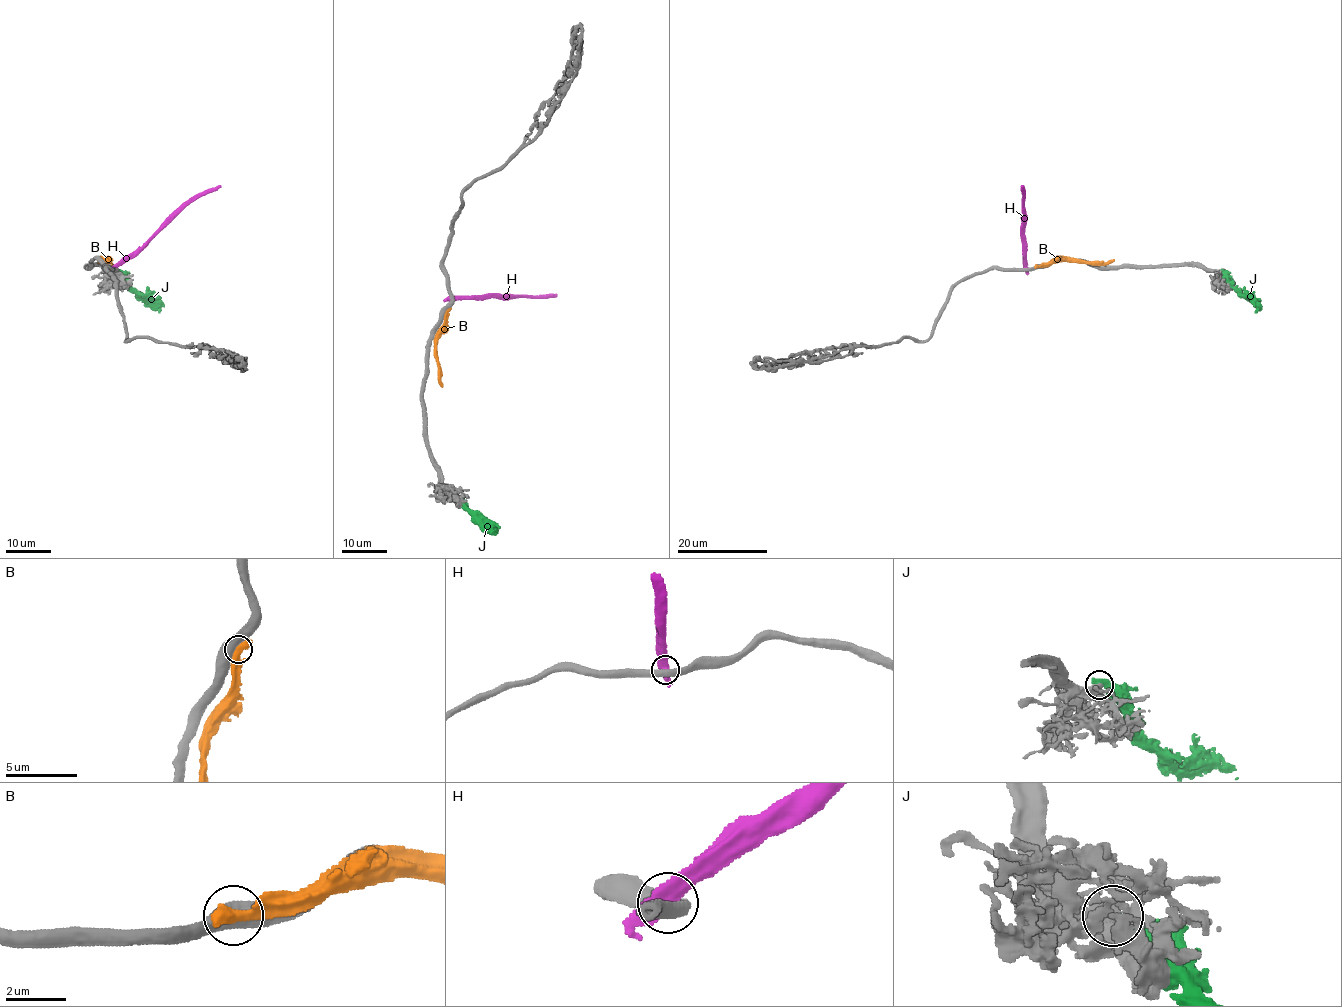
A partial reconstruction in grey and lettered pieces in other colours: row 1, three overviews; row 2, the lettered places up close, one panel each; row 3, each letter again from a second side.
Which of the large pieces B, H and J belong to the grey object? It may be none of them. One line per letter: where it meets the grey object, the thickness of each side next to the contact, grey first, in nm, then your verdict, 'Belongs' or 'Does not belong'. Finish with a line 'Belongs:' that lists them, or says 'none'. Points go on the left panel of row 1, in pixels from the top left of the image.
B: Touches grey at (110, 266). Thickness 550 nm (grey) against 600 nm. Does not belong
H: Touches grey at (114, 268). Thickness 500 nm (grey) against 550 nm. Does not belong
J: Touches grey at (117, 271). Thickness 440 nm (grey) against 600 nm. Does not belong
Belongs: none

